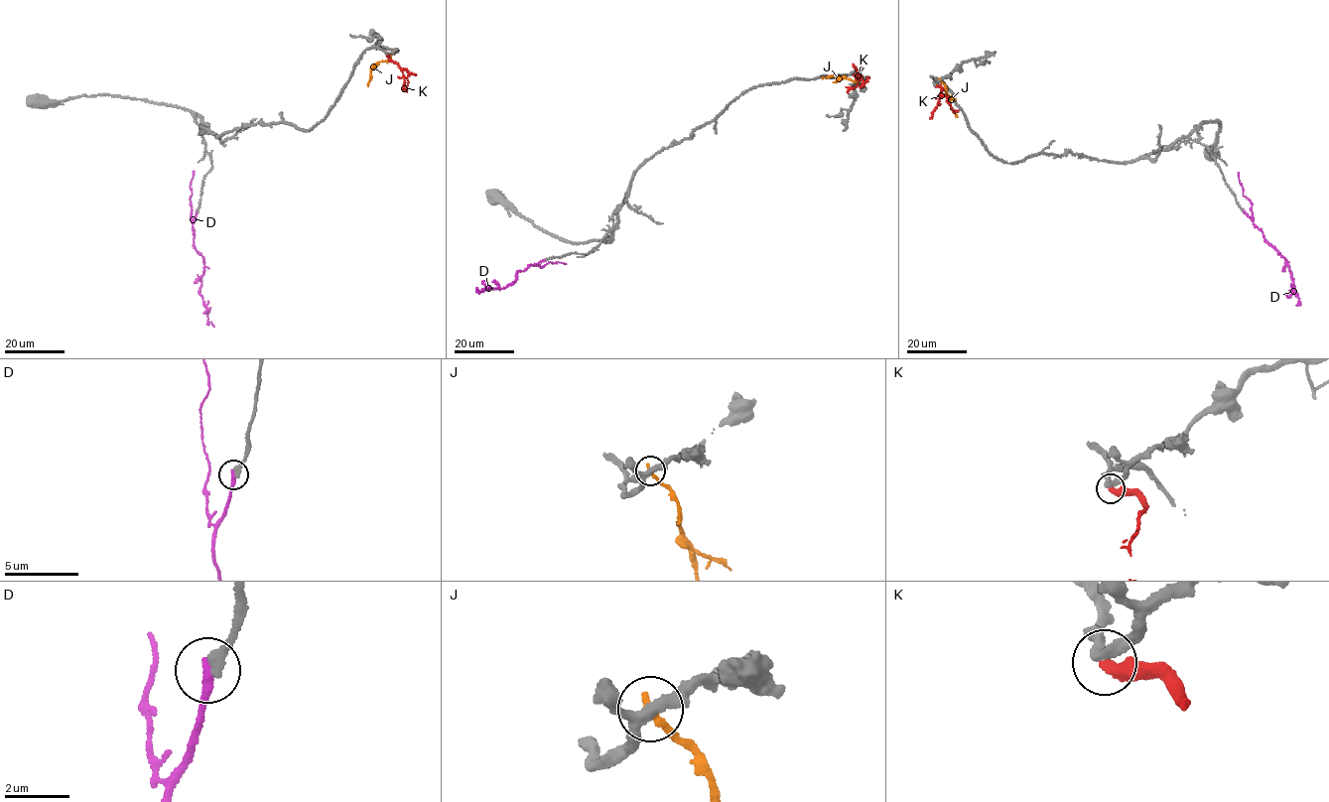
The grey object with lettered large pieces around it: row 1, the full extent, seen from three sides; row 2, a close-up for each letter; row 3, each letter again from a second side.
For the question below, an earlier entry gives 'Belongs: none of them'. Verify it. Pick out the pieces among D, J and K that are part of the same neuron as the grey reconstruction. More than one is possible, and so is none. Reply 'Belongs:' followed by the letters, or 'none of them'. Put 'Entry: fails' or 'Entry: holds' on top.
Entry: fails
Belongs: D

